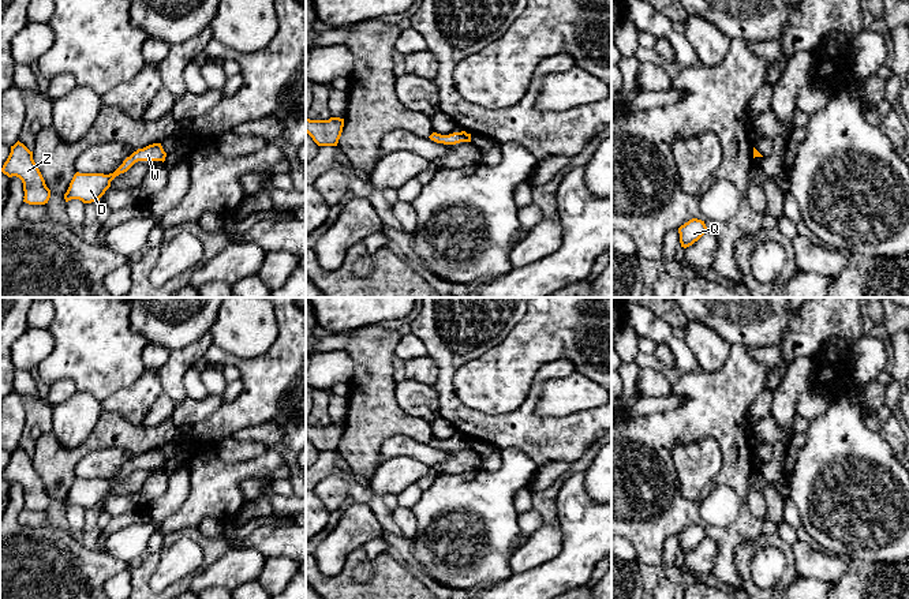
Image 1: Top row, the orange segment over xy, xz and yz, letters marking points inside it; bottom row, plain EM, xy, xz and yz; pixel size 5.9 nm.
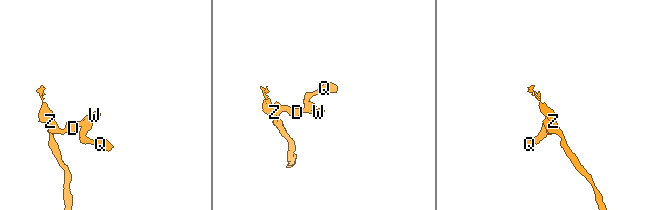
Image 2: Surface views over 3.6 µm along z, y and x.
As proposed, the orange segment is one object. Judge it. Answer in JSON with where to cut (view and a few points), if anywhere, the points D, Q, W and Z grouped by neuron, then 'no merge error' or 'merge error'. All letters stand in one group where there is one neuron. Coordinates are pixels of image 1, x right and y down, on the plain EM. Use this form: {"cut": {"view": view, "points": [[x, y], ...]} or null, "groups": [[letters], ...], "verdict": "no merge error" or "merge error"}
{"cut": null, "groups": [["D", "Q", "W", "Z"]], "verdict": "no merge error"}

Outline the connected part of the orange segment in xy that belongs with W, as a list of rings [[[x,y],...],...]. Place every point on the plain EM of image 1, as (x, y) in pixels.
[[[153,449],[143,454],[138,454],[123,469],[109,480],[104,479],[79,479],[76,478],[64,499],[66,508],[79,505],[83,509],[100,506],[105,497],[111,493],[111,487],[120,479],[127,478],[138,467],[165,467],[167,458],[161,449]]]

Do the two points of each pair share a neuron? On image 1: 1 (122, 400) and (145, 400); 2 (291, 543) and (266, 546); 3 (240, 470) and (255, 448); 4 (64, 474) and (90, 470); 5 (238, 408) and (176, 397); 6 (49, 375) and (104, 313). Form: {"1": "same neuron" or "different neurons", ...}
{"1": "same neuron", "2": "same neuron", "3": "different neurons", "4": "different neurons", "5": "different neurons", "6": "same neuron"}

